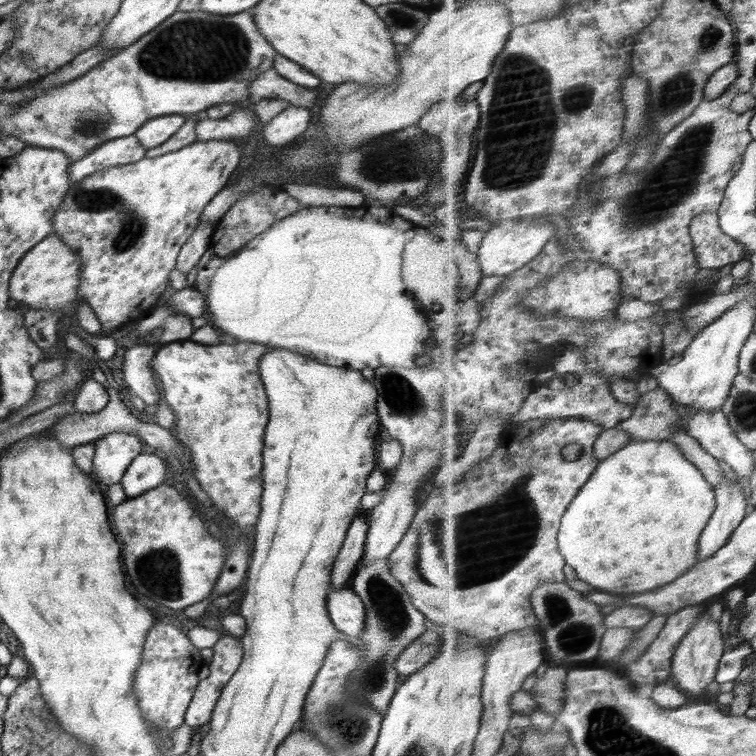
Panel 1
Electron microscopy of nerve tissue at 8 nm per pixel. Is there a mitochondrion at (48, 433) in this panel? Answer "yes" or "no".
no

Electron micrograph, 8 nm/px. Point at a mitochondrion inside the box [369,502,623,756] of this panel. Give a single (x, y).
(575, 635)

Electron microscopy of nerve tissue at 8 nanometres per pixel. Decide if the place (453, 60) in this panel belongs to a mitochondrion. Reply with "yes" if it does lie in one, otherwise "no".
no

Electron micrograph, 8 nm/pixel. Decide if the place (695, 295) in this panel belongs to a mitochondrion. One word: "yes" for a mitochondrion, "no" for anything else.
no

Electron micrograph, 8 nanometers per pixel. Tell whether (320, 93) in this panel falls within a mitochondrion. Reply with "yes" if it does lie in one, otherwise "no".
no

